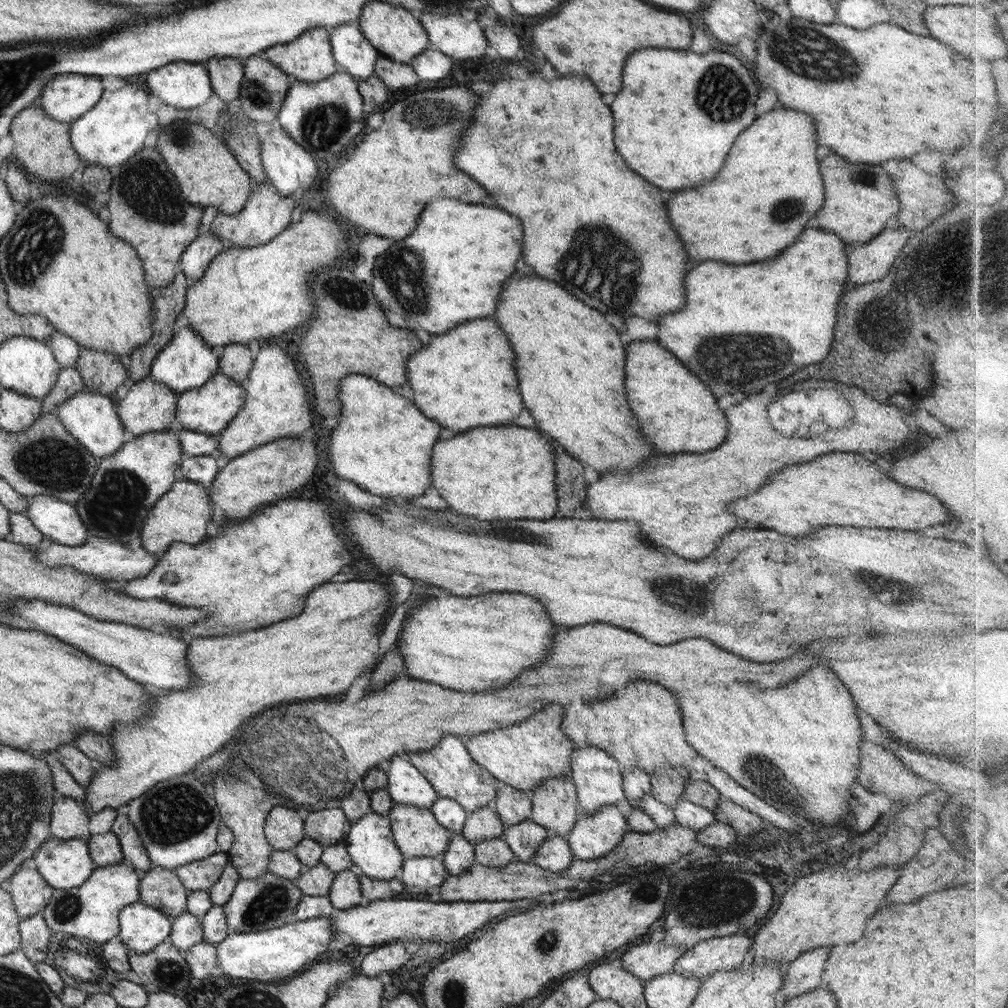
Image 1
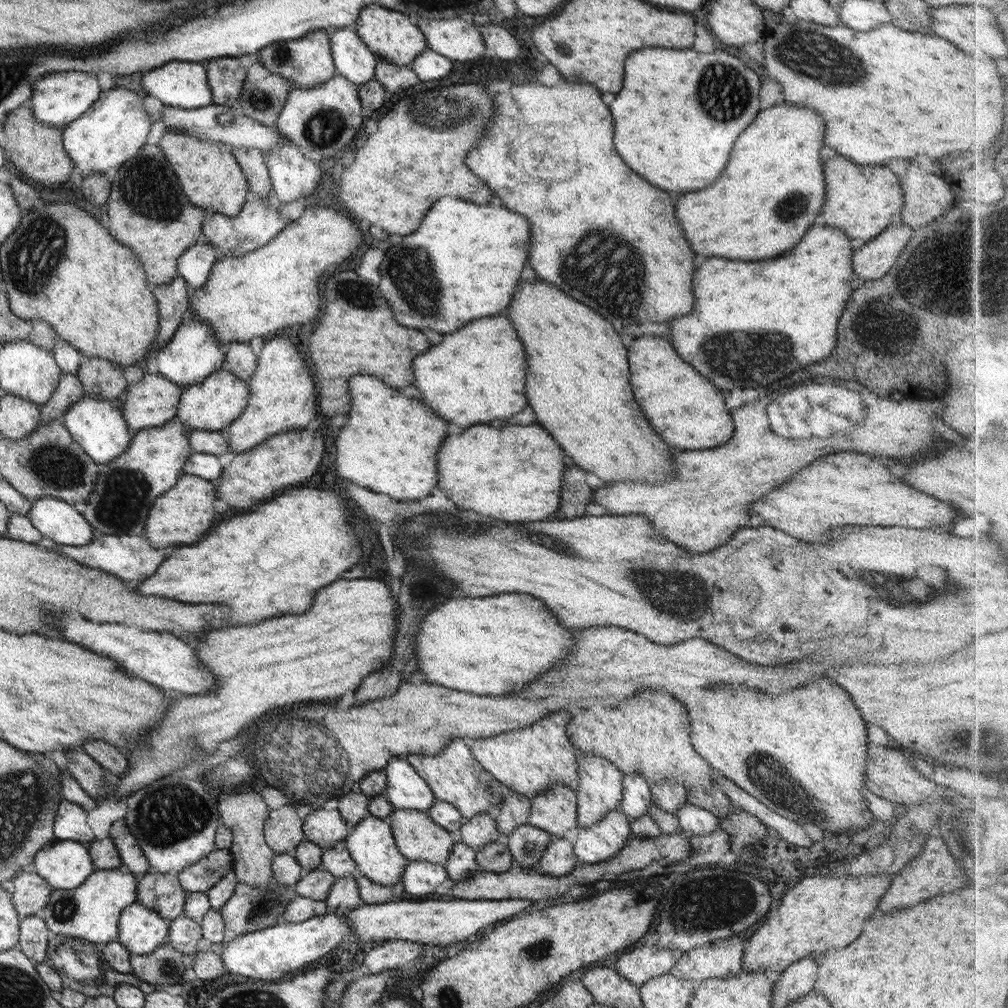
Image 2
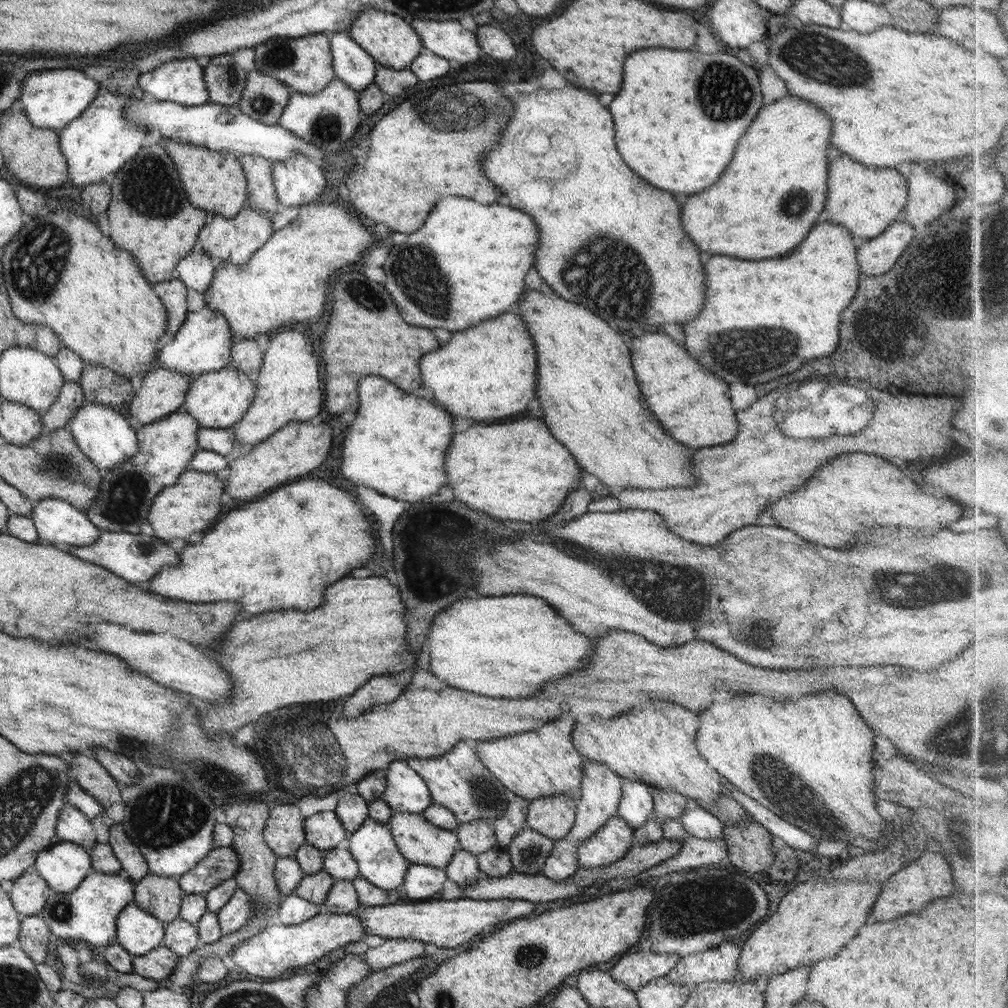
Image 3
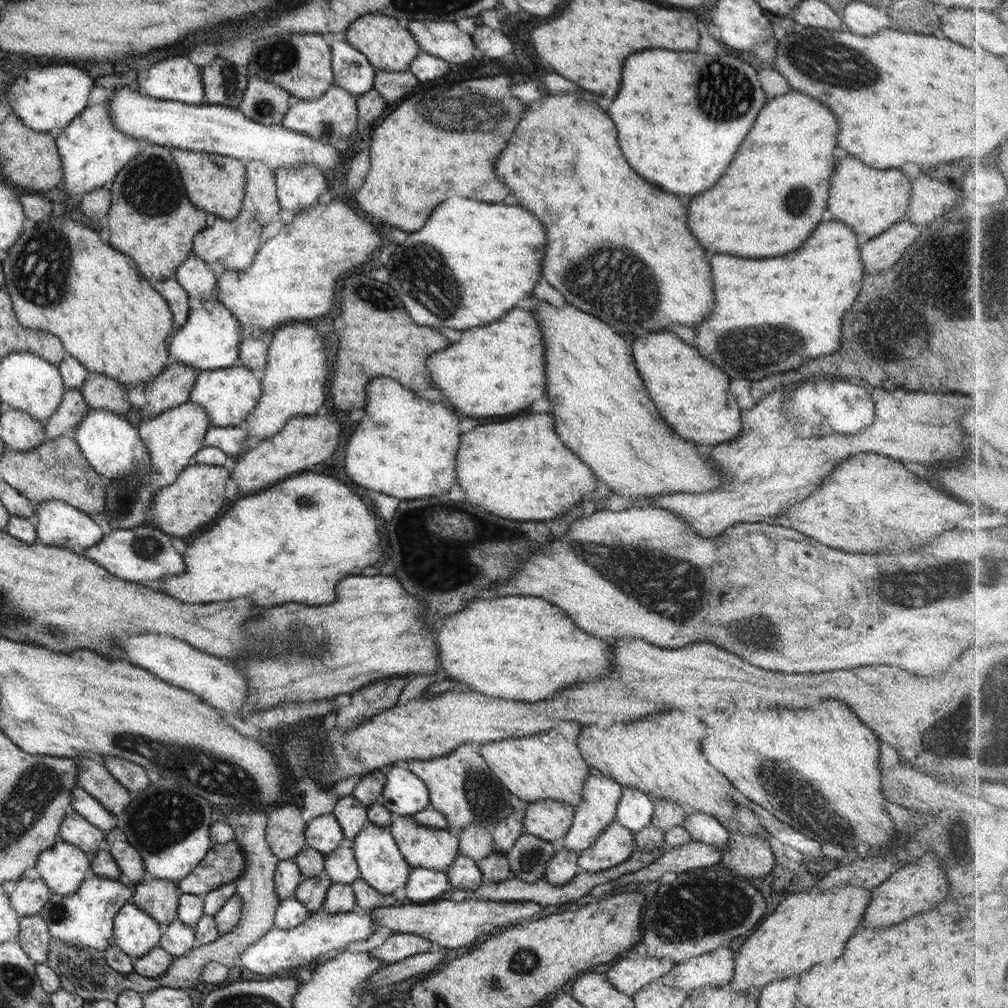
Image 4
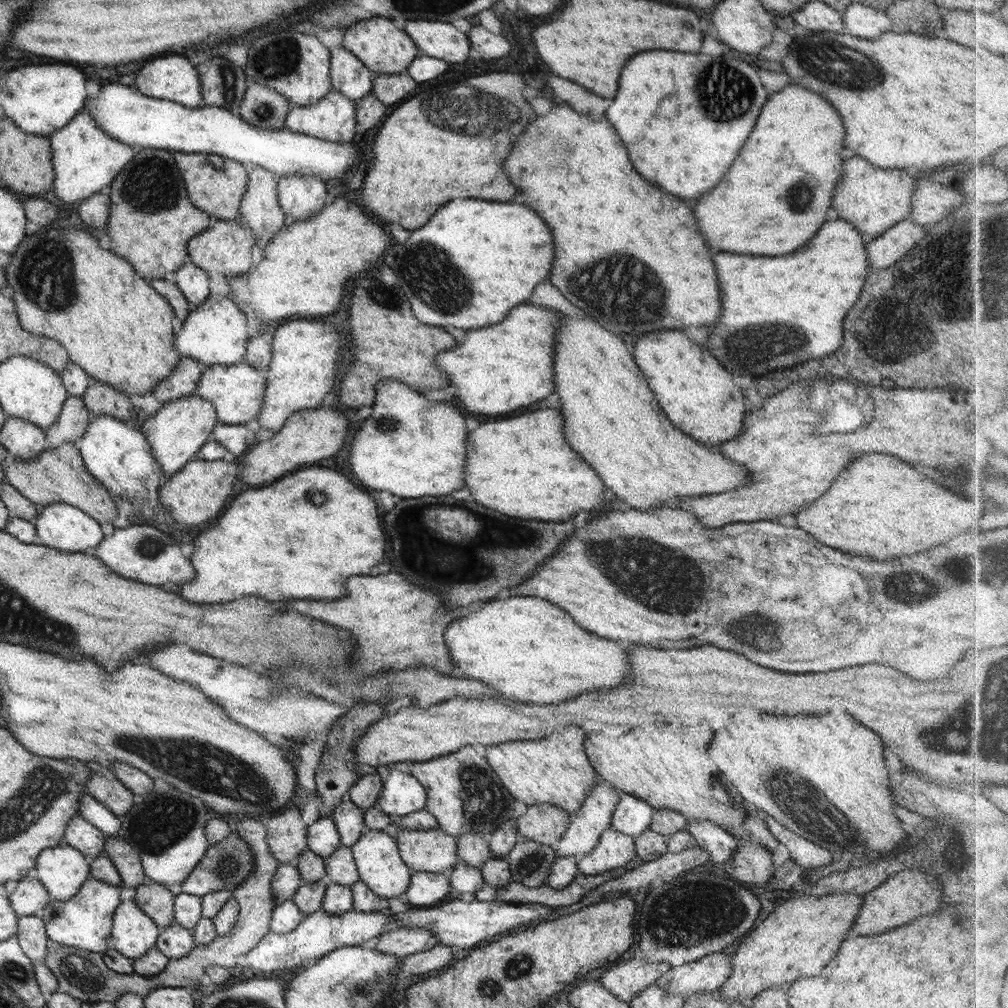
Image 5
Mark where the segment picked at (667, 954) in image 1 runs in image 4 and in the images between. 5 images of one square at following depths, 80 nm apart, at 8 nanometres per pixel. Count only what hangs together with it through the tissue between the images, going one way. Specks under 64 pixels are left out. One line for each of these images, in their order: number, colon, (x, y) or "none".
2: (640, 965)
3: (636, 970)
4: (630, 975)

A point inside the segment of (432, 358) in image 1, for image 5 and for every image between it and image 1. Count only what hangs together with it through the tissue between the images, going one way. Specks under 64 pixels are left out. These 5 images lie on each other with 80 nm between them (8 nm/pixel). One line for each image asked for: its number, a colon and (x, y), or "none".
2: (487, 355)
3: (489, 371)
4: (497, 370)
5: (496, 370)

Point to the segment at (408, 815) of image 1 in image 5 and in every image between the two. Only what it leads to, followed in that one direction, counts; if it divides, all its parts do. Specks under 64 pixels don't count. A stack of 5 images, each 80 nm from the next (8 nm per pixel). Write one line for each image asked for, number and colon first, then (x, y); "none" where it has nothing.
2: (417, 836)
3: (420, 842)
4: (424, 847)
5: (432, 851)

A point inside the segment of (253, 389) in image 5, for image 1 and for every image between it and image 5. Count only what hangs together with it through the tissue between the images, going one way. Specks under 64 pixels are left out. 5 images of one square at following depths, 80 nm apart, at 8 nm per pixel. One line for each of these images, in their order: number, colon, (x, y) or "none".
1: (208, 409)
2: (213, 403)
3: (220, 399)
4: (229, 395)

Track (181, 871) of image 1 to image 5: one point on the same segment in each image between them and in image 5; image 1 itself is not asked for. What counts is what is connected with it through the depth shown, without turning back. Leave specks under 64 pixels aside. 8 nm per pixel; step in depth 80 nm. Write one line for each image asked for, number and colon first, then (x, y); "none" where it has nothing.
2: (201, 876)
3: (221, 863)
4: (224, 863)
5: (226, 864)

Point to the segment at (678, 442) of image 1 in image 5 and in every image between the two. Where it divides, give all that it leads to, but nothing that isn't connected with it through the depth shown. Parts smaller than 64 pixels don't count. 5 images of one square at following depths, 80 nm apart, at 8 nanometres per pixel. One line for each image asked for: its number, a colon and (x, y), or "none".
2: (687, 410)
3: (694, 406)
4: (694, 397)
5: (697, 393)

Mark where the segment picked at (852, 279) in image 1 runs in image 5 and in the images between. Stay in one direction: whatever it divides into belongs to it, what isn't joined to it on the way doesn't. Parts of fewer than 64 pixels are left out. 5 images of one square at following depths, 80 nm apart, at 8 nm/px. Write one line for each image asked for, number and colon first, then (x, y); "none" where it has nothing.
2: (877, 256)
3: (877, 256)
4: (881, 253)
5: (883, 251)

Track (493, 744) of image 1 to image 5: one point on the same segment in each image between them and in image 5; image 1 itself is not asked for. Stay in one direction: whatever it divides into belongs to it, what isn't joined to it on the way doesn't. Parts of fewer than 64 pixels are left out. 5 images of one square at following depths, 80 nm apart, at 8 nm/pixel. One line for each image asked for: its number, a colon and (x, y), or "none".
2: (530, 760)
3: (542, 763)
4: (549, 765)
5: (556, 770)

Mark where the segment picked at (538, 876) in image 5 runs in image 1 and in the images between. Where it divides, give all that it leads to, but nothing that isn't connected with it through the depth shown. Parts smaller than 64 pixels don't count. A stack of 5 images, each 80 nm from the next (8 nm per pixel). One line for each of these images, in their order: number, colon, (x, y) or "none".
1: (525, 838)
2: (527, 844)
3: (529, 849)
4: (528, 858)

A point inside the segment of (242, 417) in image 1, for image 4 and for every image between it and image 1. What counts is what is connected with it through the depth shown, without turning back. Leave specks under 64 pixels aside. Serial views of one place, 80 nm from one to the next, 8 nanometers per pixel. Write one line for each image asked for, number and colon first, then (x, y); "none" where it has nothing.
2: (283, 396)
3: (288, 388)
4: (295, 382)

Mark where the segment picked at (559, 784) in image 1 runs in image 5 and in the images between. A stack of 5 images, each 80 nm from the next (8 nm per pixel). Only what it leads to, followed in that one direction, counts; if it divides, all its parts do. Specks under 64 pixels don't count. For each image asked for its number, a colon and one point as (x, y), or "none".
2: (555, 811)
3: (553, 816)
4: (550, 820)
5: (545, 823)

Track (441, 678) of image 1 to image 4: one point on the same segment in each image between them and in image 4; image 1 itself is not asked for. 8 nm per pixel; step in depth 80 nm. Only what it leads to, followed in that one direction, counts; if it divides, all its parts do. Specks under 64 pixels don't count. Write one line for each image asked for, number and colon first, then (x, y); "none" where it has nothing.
2: (496, 646)
3: (509, 647)
4: (523, 649)

